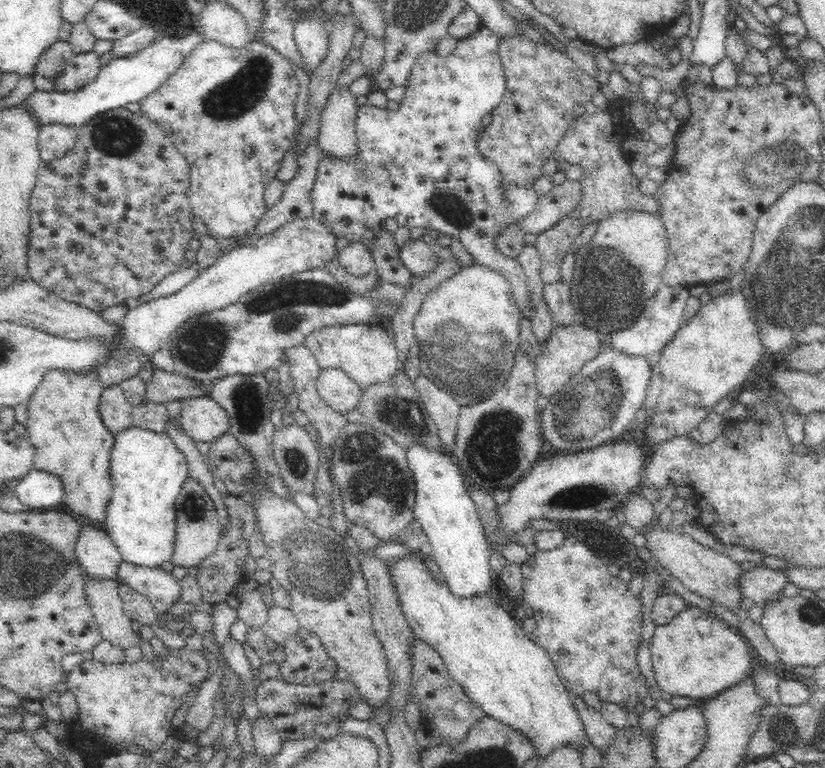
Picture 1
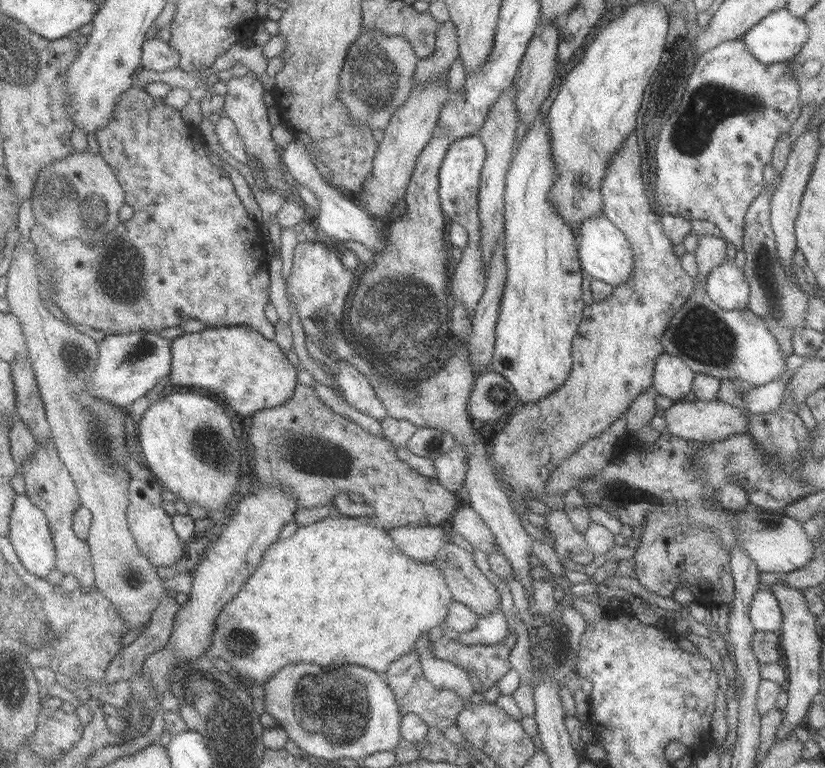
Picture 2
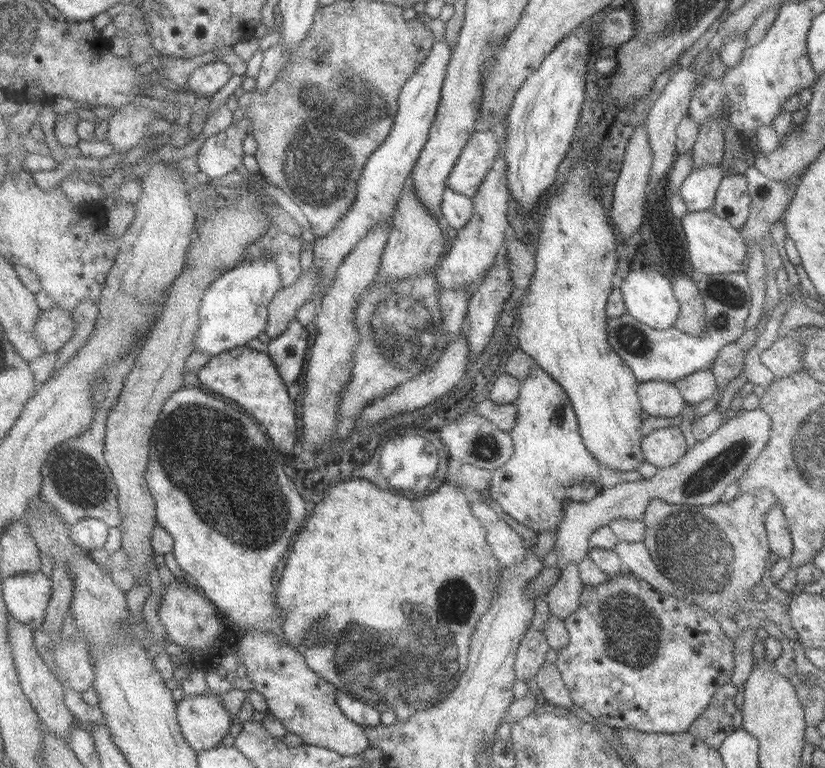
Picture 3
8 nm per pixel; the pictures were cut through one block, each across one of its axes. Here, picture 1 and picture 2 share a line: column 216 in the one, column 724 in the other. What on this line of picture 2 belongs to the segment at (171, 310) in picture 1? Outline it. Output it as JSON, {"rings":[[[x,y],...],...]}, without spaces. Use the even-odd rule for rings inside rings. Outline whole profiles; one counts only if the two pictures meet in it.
{"rings":[[[728,259],[708,273],[705,291],[724,310],[744,309],[749,299],[749,284],[743,271]]]}

